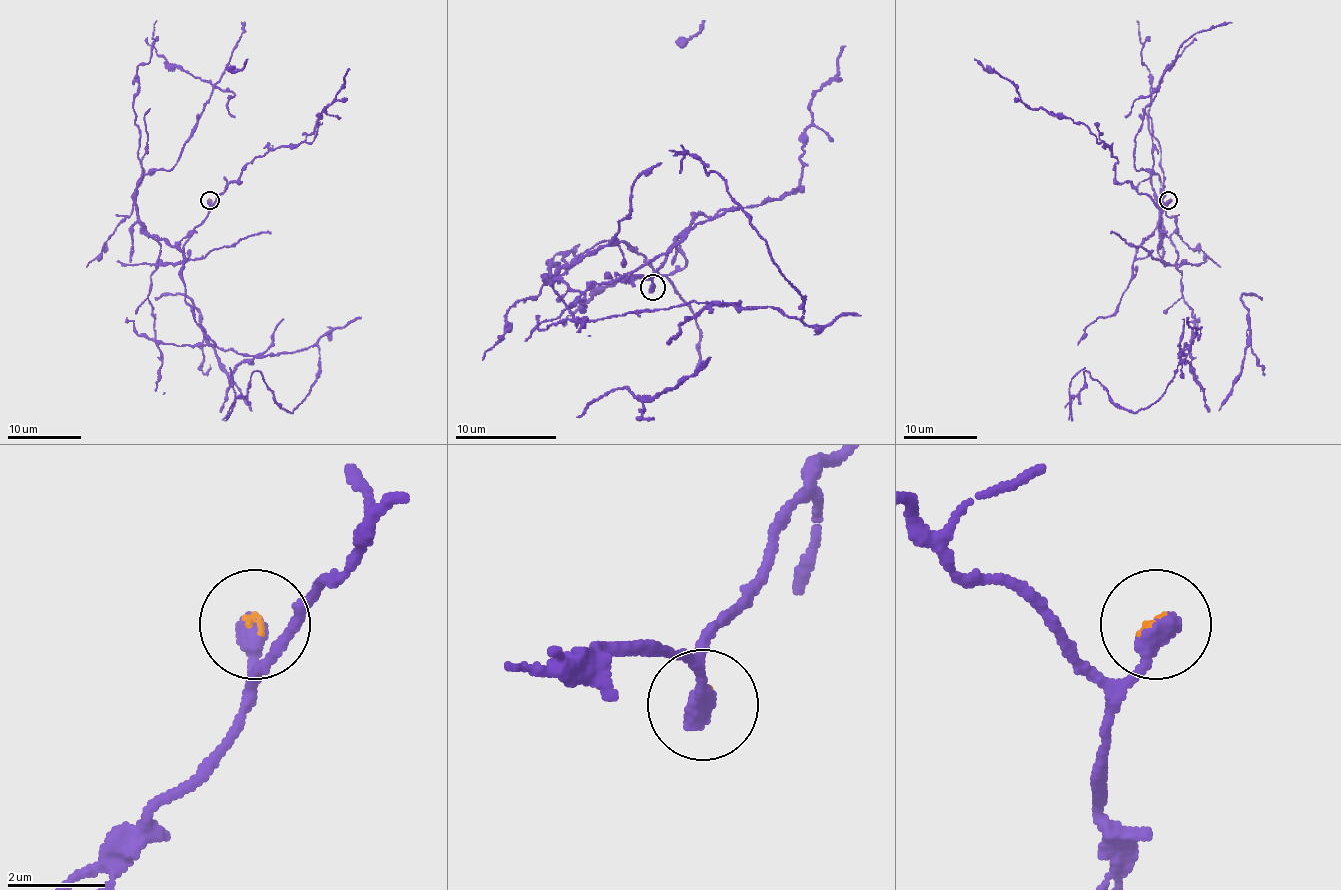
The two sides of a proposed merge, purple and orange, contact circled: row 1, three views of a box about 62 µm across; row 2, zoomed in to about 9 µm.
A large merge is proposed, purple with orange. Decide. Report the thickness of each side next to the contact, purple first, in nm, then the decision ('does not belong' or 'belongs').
460 nm thick on the purple side, 100 nm on the other; does not belong

